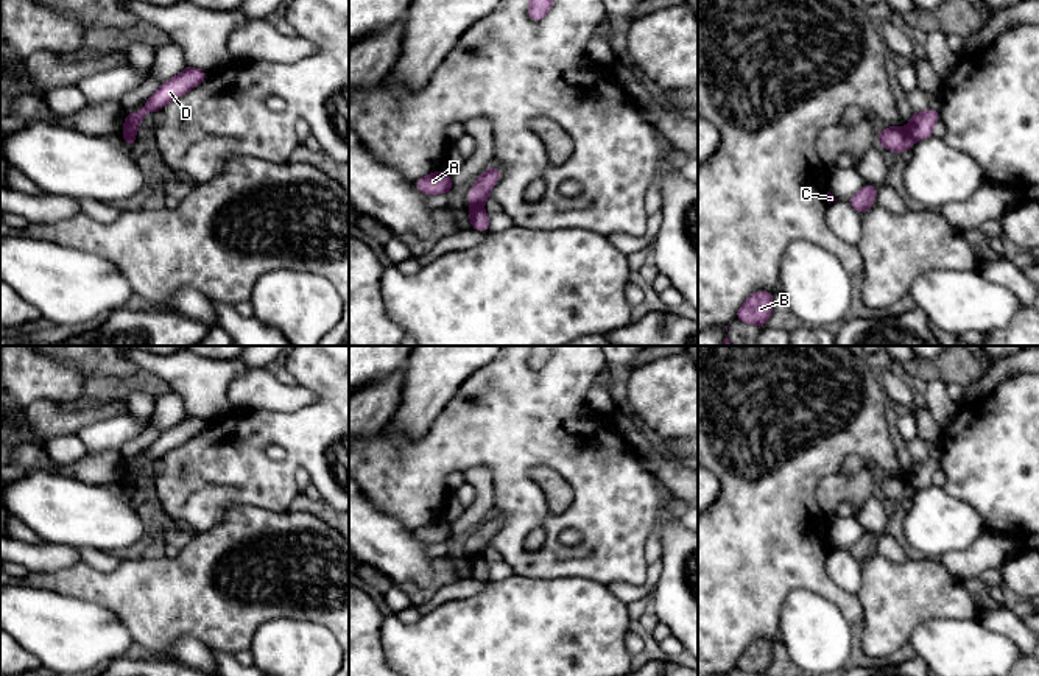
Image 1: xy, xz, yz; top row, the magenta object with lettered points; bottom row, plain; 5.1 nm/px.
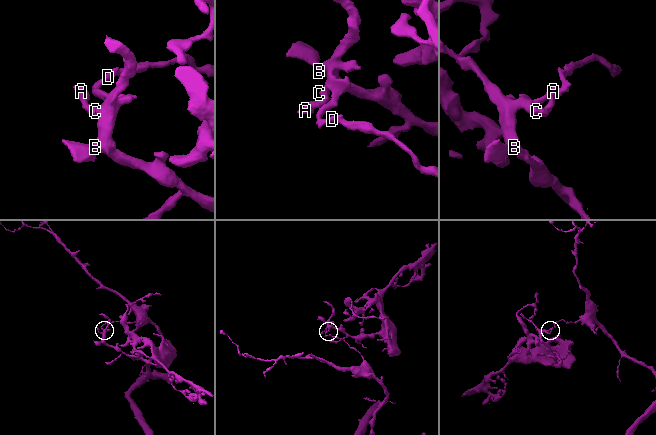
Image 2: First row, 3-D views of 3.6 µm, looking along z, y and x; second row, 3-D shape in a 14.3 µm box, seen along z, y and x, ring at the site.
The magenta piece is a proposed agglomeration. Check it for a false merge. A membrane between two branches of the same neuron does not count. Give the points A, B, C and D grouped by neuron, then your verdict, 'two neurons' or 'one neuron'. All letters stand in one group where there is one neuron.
groups A B C / D; two neurons

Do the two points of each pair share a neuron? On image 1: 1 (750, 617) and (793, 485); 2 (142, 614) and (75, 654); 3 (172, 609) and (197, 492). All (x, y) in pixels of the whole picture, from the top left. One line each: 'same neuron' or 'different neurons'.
1: same neuron
2: different neurons
3: different neurons

